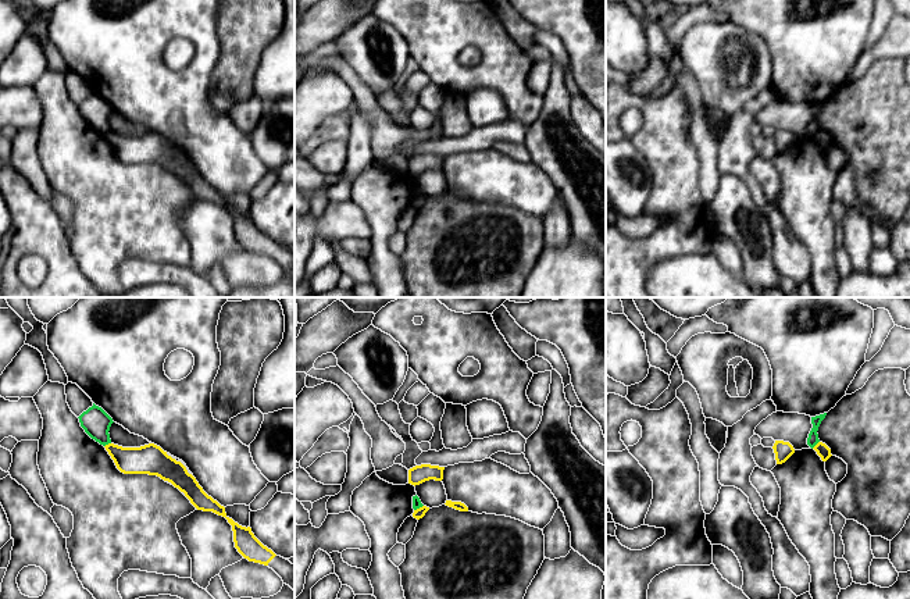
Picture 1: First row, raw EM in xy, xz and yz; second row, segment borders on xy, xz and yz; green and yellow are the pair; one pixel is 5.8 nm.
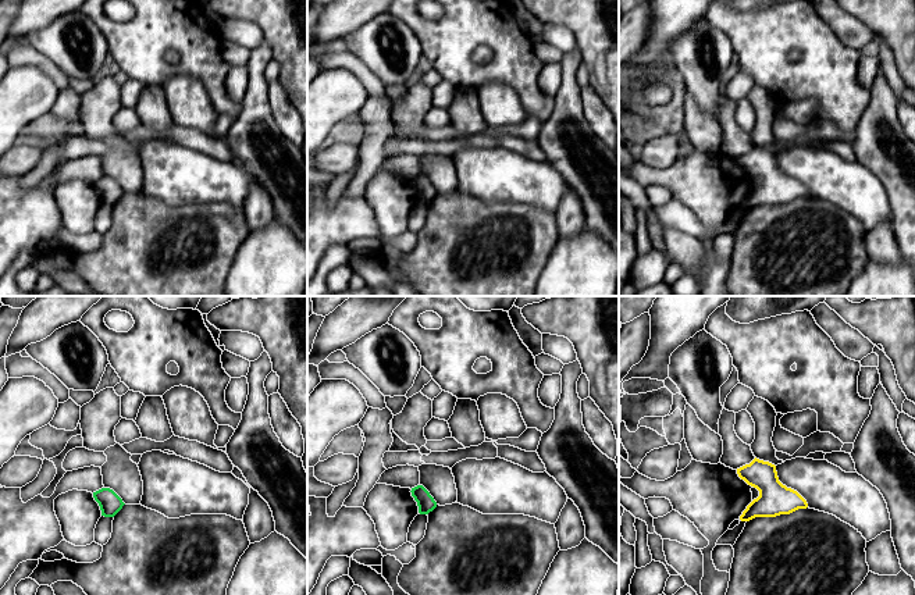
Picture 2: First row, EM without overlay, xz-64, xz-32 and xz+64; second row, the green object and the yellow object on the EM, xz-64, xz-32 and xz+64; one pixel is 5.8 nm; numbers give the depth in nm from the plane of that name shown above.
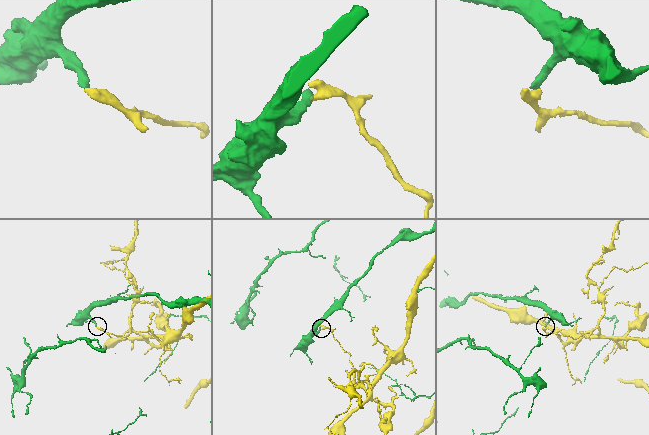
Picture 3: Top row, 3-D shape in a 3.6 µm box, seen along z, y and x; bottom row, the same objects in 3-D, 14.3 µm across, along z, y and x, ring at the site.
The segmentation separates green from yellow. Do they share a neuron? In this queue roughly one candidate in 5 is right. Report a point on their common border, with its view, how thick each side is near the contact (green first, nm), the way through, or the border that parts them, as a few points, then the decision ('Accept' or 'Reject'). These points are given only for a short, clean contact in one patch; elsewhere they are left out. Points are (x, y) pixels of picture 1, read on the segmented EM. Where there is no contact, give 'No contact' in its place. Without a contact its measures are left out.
Touches green at yz (814, 445). Thickness 70 nm (green) against 80 nm. Boundary: yz (818, 441), (812, 448). Reject

